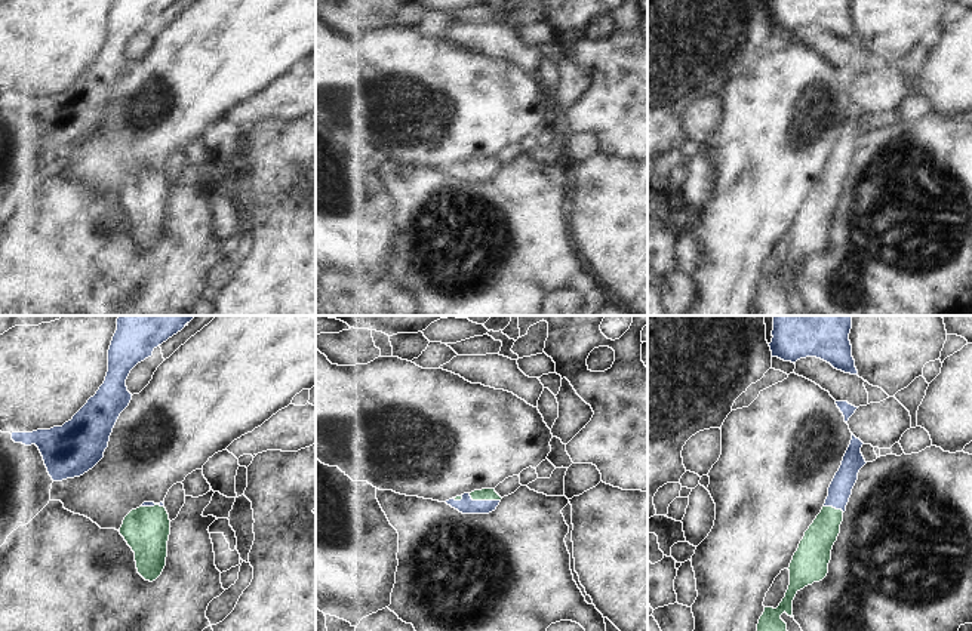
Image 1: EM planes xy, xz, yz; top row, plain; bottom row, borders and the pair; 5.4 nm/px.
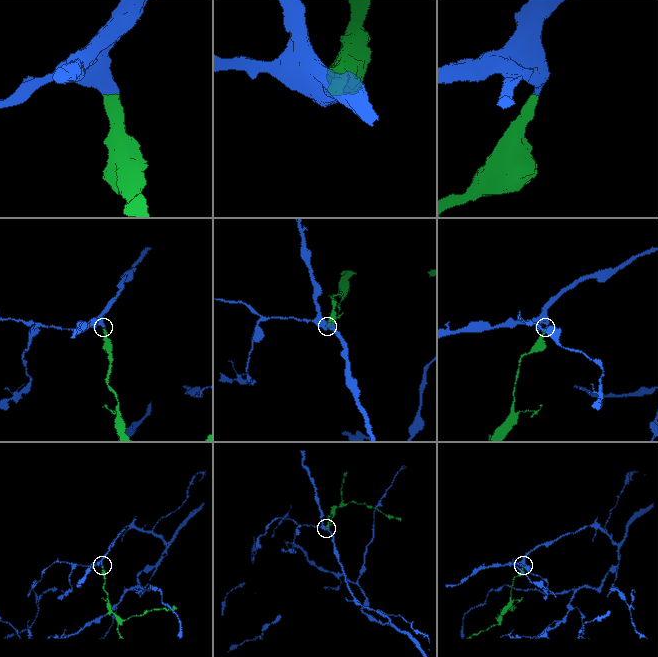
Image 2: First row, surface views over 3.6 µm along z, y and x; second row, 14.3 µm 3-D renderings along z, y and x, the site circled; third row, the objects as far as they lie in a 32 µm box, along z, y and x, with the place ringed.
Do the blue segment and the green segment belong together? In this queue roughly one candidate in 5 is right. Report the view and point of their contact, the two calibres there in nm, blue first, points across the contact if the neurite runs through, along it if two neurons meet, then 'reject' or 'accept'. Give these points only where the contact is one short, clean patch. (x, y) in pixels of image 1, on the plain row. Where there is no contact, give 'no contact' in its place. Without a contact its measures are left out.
xz (483, 169) | 90/60 nm | across xz (465, 174), (483, 169), (485, 162) | accept

